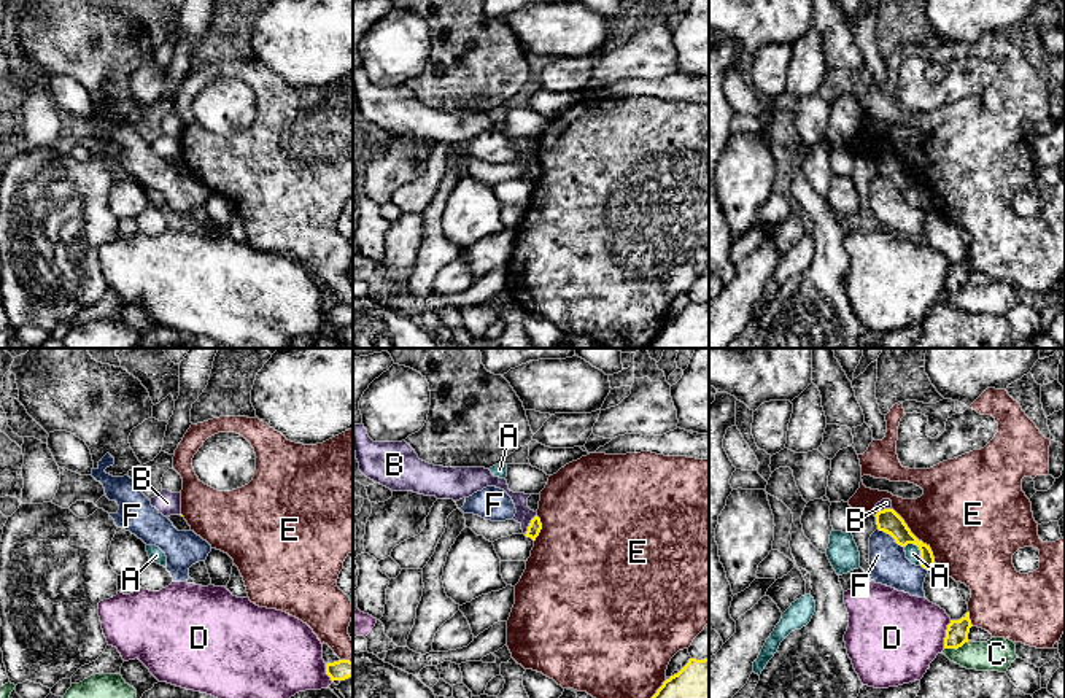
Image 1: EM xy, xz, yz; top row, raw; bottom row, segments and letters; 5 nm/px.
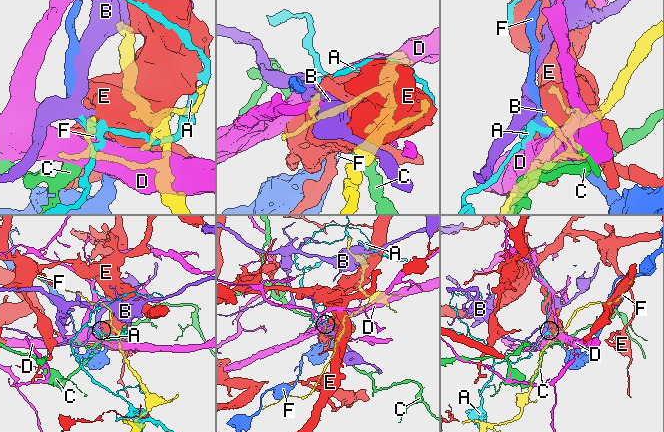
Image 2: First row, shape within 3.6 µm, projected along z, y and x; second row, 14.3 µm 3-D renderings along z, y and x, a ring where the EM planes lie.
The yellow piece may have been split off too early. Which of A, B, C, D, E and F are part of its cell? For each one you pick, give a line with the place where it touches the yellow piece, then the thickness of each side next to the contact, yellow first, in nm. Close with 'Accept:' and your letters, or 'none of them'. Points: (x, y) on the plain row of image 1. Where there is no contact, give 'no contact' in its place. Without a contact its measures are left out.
Accept: none of them

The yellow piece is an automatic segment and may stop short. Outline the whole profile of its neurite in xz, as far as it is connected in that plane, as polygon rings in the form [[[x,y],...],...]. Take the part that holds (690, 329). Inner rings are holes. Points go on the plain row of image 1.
[[[690,302],[677,318],[663,326],[650,348],[709,348],[709,302]]]

